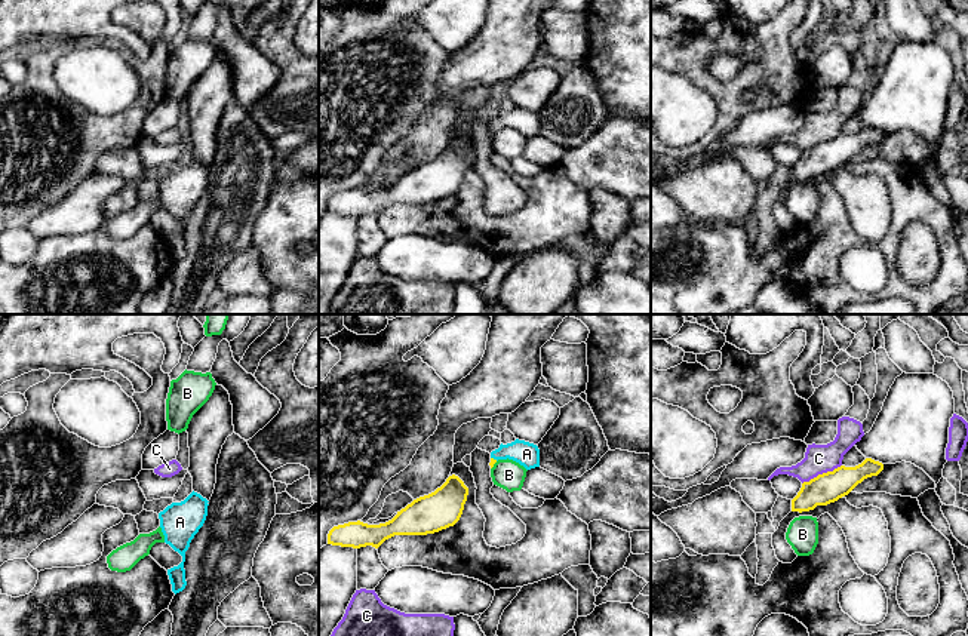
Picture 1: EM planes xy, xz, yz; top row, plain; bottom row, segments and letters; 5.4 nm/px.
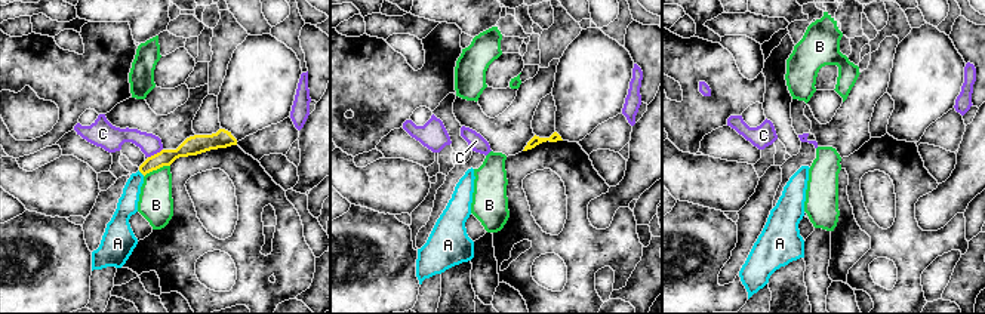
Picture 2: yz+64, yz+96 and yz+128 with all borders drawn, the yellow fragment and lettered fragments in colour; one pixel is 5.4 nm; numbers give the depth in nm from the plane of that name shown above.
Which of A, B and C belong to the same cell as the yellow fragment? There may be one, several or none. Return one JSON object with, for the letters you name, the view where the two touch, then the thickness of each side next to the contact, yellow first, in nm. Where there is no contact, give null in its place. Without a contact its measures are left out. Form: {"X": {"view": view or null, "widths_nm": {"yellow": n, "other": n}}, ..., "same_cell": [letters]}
{"A": {"view": "xz", "widths_nm": {"yellow": 30, "other": 130}}, "same_cell": ["A"]}

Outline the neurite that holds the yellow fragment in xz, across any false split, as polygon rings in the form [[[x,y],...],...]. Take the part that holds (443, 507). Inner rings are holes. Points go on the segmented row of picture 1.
[[[452,474],[434,492],[420,497],[397,514],[379,525],[360,520],[334,526],[328,534],[328,544],[360,549],[378,549],[394,535],[427,535],[454,526],[464,510],[468,488]]]

